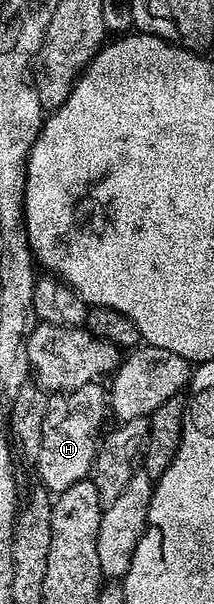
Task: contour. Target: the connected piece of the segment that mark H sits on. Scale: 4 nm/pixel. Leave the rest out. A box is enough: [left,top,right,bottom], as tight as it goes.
[36,382,108,494]

